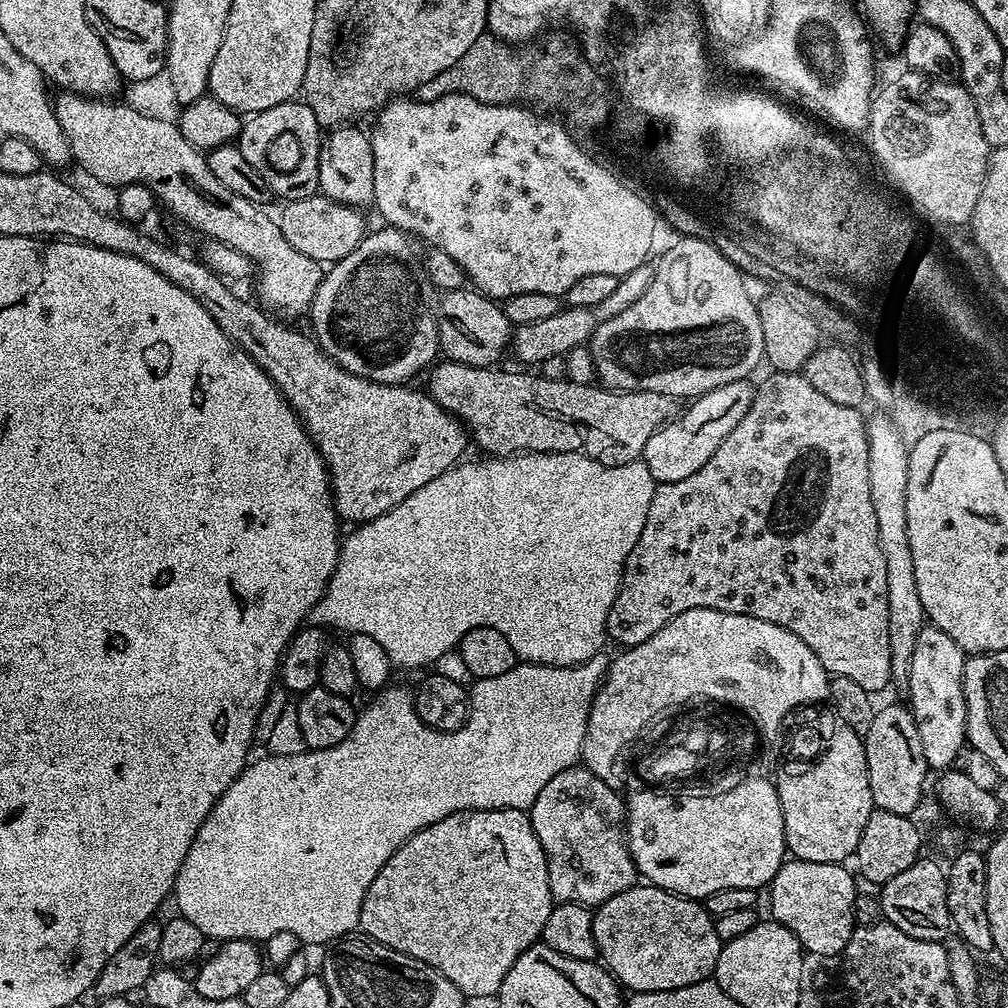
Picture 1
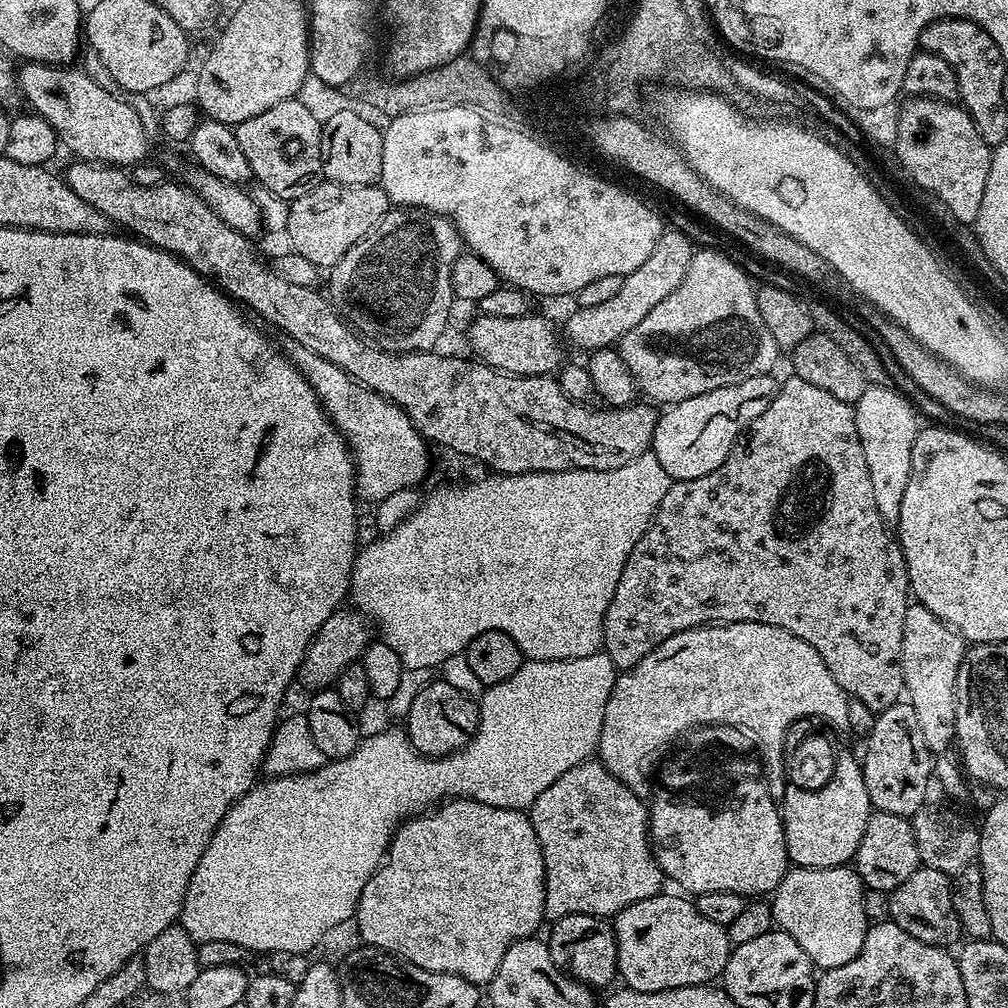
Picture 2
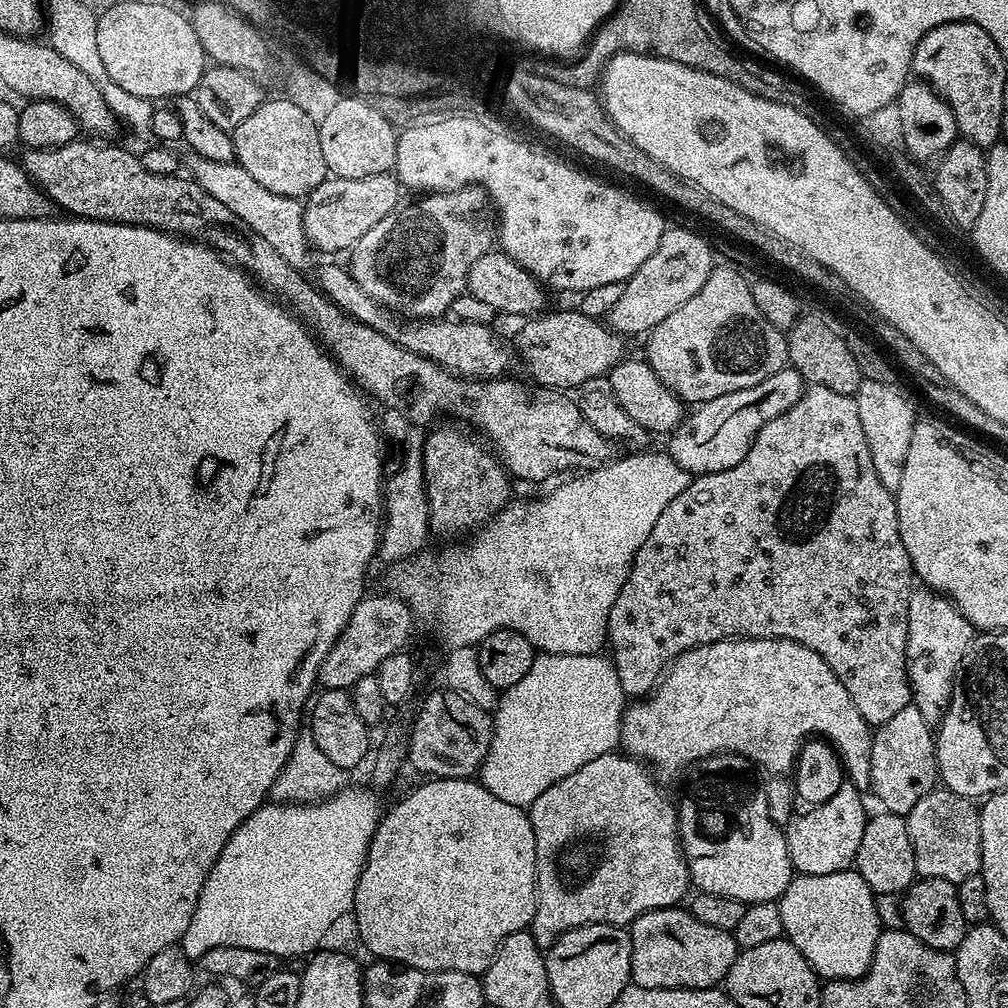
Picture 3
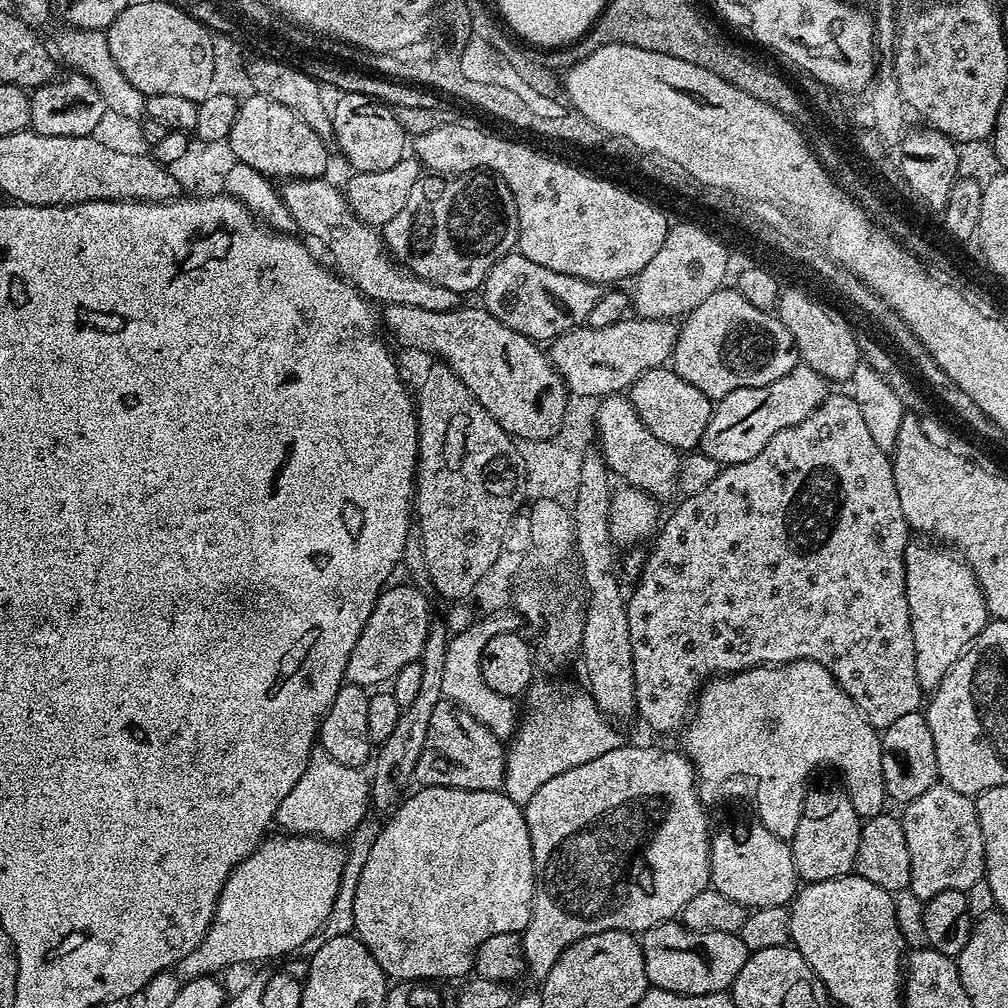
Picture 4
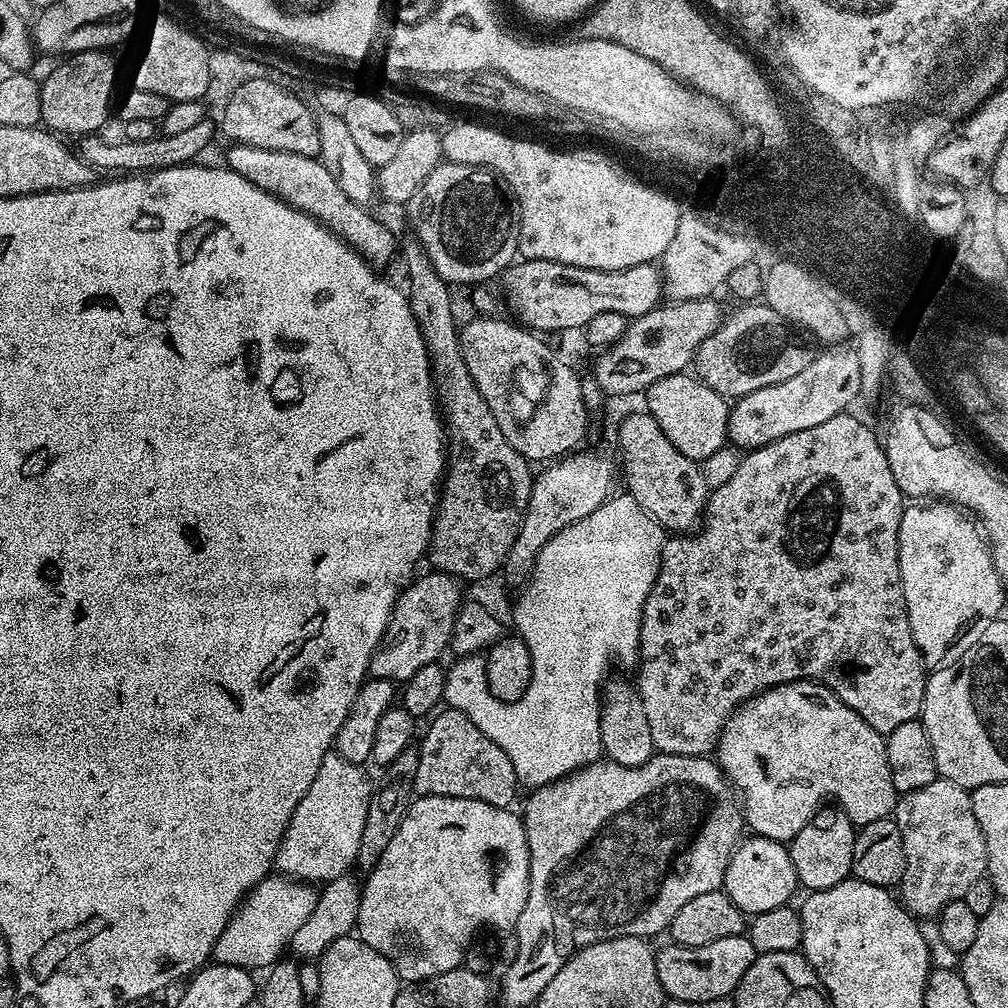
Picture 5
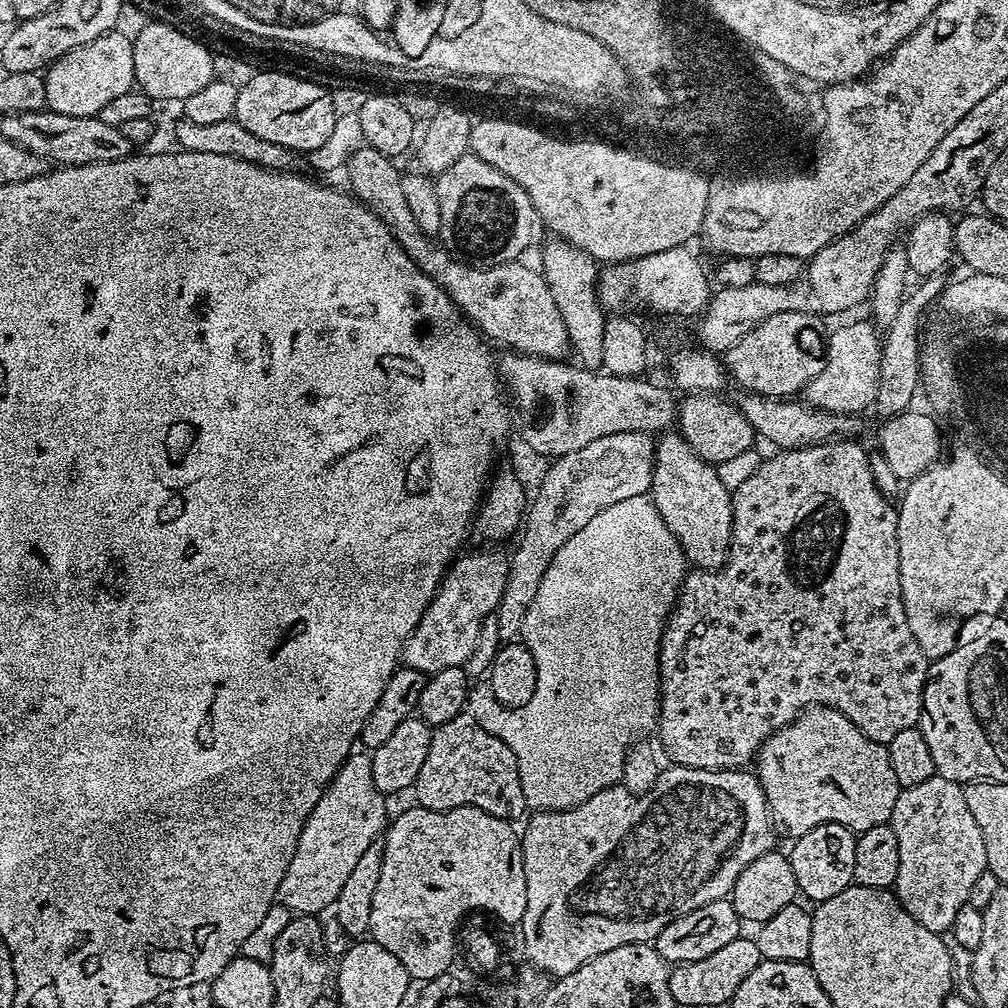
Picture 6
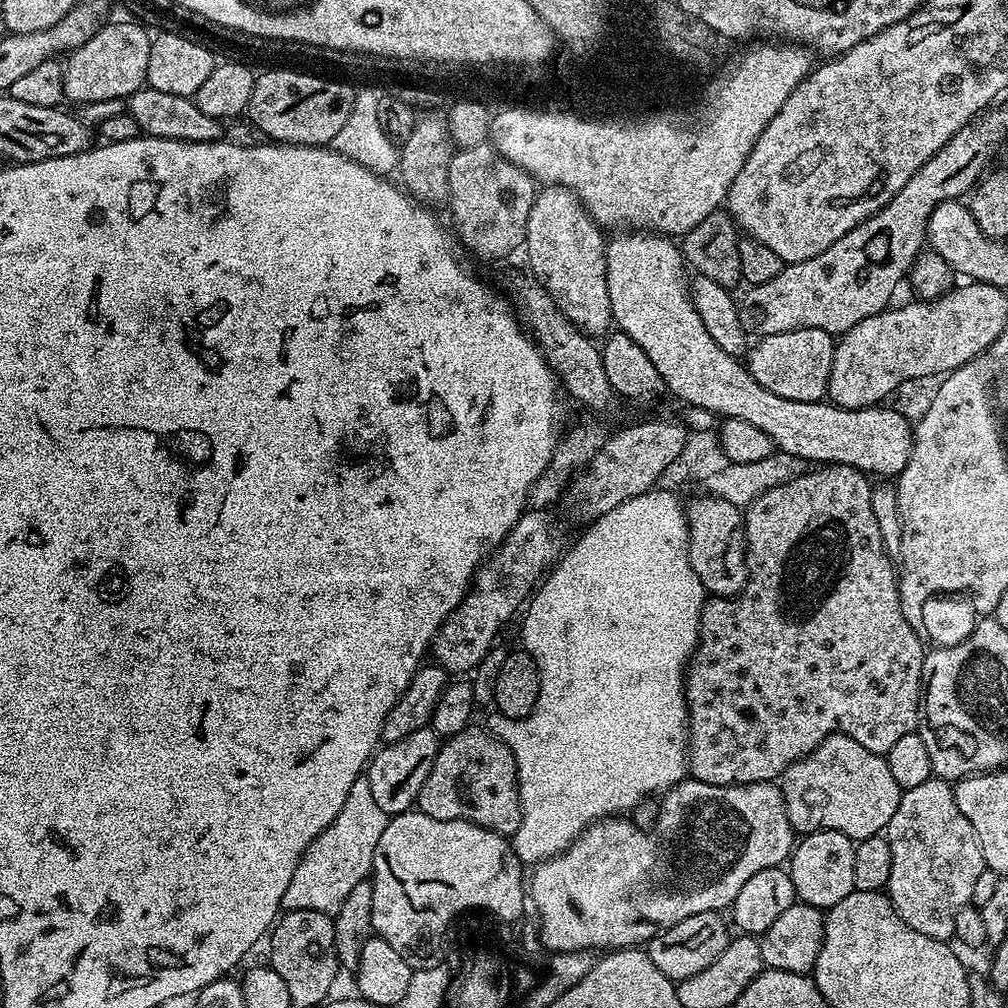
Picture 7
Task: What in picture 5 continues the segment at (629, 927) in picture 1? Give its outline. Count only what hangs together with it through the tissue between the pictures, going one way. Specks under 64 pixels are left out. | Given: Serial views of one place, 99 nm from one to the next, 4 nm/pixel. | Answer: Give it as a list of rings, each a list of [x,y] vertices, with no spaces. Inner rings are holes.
[[[747,935],[718,938],[718,942],[689,948],[671,942],[665,944],[664,949],[656,952],[658,982],[662,982],[665,997],[682,1002],[710,1002],[731,997],[742,982],[742,974],[750,970],[758,955]]]

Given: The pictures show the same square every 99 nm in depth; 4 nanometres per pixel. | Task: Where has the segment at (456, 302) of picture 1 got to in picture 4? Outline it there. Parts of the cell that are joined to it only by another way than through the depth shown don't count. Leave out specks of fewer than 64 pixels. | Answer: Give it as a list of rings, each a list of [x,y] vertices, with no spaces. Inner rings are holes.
[[[625,318],[601,328],[581,326],[551,341],[550,359],[569,393],[614,396],[647,371],[665,367],[672,359],[677,335],[677,325],[671,320]]]

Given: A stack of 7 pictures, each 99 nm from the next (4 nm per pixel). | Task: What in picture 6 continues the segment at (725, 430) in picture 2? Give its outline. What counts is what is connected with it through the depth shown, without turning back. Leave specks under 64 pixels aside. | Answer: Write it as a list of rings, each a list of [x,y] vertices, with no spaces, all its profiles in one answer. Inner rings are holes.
[[[867,319],[856,320],[853,324],[844,324],[826,336],[826,355],[824,369],[804,389],[802,396],[811,407],[821,408],[823,412],[834,412],[837,416],[852,416],[873,407],[875,391],[878,390],[879,362],[882,345],[881,333]]]

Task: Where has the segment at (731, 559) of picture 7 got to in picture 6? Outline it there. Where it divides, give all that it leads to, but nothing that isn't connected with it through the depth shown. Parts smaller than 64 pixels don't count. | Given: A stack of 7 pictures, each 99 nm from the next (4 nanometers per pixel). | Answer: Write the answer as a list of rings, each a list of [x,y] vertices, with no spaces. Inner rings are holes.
[[[665,431],[659,439],[652,457],[651,502],[662,514],[662,522],[670,526],[670,534],[676,536],[685,561],[696,570],[718,569],[732,545],[732,492],[722,486],[715,467],[697,456],[679,431]]]

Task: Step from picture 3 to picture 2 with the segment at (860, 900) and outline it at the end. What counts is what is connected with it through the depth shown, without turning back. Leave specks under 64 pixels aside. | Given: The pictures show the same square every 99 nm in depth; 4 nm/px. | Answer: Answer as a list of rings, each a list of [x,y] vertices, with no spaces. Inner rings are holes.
[[[793,867],[771,893],[772,918],[779,931],[790,934],[806,950],[817,969],[846,966],[850,958],[858,958],[870,927],[864,895],[866,889],[860,875],[851,867]]]

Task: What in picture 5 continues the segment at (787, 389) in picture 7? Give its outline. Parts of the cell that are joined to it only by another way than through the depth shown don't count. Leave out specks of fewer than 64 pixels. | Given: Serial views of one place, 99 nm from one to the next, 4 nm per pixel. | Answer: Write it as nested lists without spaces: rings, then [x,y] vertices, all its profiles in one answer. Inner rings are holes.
[[[748,302],[740,306],[733,316],[725,315],[720,321],[720,328],[714,330],[714,334],[710,334],[710,338],[706,338],[702,346],[698,346],[694,372],[711,390],[725,398],[739,398],[754,390],[762,390],[762,386],[786,382],[786,378],[794,378],[794,374],[806,370],[806,366],[812,361],[813,353],[808,352],[803,339],[805,340],[805,337],[787,320],[783,320],[773,308],[763,302]]]

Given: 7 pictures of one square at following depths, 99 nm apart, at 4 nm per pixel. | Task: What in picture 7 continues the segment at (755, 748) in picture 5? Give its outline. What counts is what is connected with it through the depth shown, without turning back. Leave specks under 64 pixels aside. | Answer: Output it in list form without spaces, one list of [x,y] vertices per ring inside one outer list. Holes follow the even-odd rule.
[[[835,732],[803,760],[795,760],[788,765],[782,777],[782,791],[786,814],[797,833],[807,834],[825,828],[838,830],[854,842],[859,842],[871,836],[879,836],[887,829],[890,818],[894,818],[894,810],[898,810],[902,790],[898,782],[894,782],[888,761],[881,753],[866,750],[866,746],[858,746],[854,738]]]

